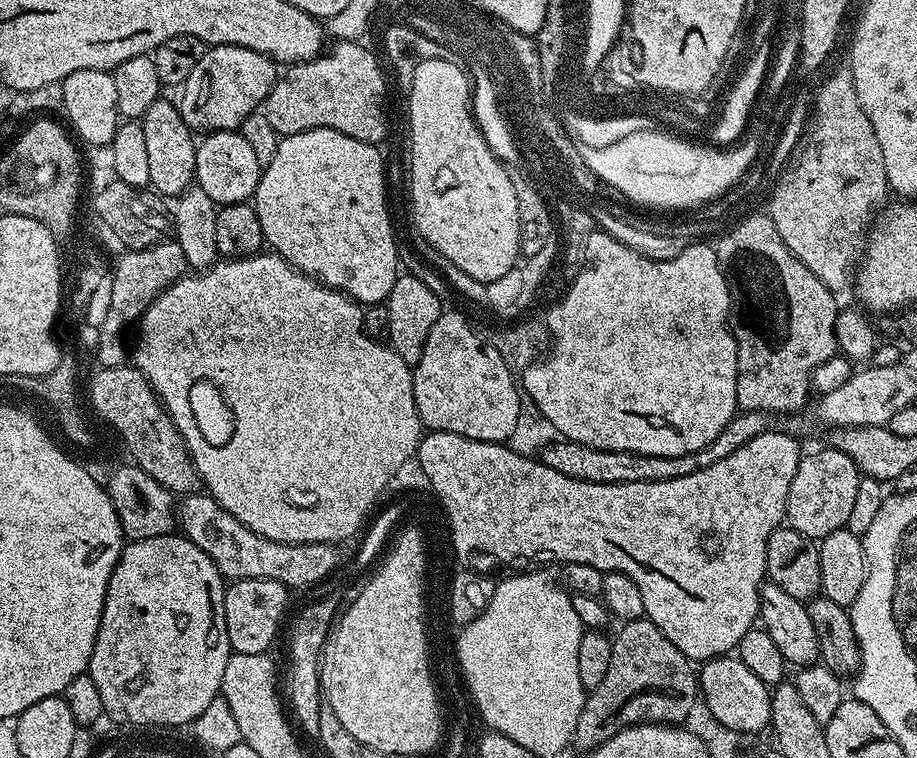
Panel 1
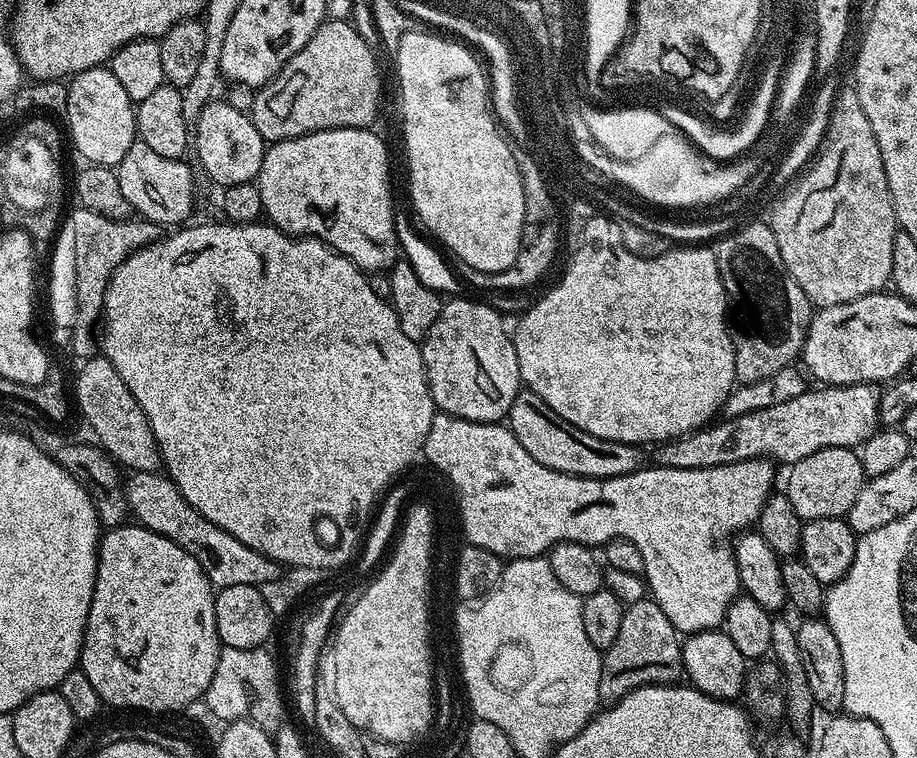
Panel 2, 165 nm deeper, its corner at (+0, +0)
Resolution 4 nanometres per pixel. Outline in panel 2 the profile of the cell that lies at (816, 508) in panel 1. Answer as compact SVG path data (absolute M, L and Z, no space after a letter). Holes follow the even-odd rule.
M850 448L818 450L791 465L787 472L786 495L790 498L790 506L794 506L804 522L814 518L847 517L850 506L854 506L854 498L858 498L858 490L862 490L866 479L859 451Z

